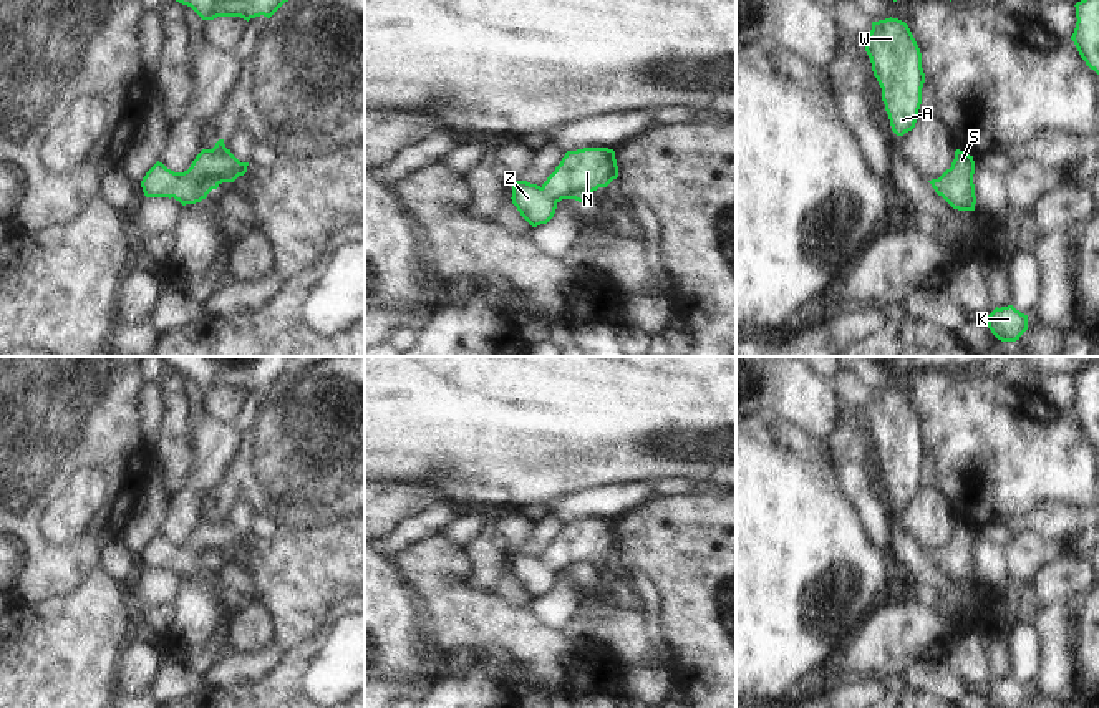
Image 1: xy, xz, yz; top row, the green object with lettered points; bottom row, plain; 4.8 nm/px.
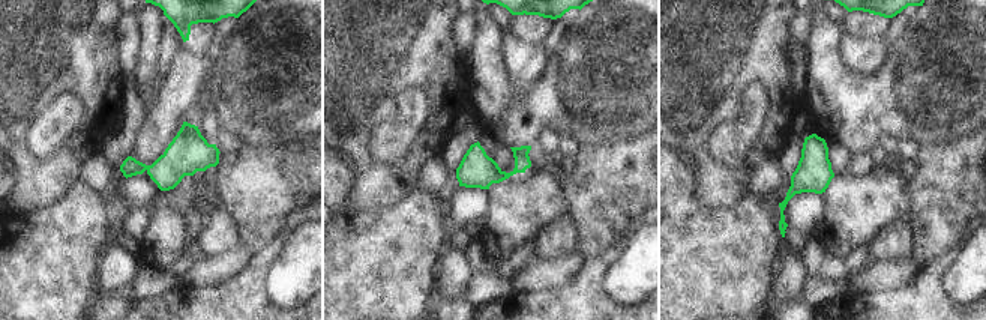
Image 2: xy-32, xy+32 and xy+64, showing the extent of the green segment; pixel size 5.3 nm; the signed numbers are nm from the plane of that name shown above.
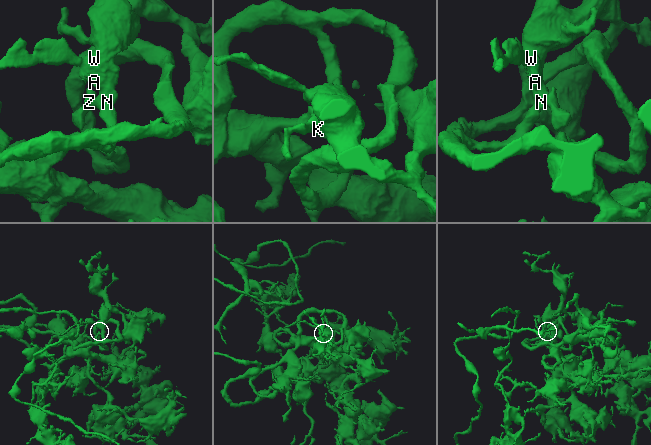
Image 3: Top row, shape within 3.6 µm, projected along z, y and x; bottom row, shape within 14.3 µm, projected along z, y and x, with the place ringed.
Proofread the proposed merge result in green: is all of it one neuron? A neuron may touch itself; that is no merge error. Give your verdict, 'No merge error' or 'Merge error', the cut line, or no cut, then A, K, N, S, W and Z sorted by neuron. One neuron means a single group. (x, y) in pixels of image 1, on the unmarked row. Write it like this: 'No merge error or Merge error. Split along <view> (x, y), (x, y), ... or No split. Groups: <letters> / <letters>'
No merge error. No split. Groups: A K N S W Z

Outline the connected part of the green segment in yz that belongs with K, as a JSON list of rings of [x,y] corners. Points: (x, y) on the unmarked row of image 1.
[[[1013,676],[995,680],[986,688],[988,700],[995,708],[1021,708],[1028,701],[1028,686]]]

